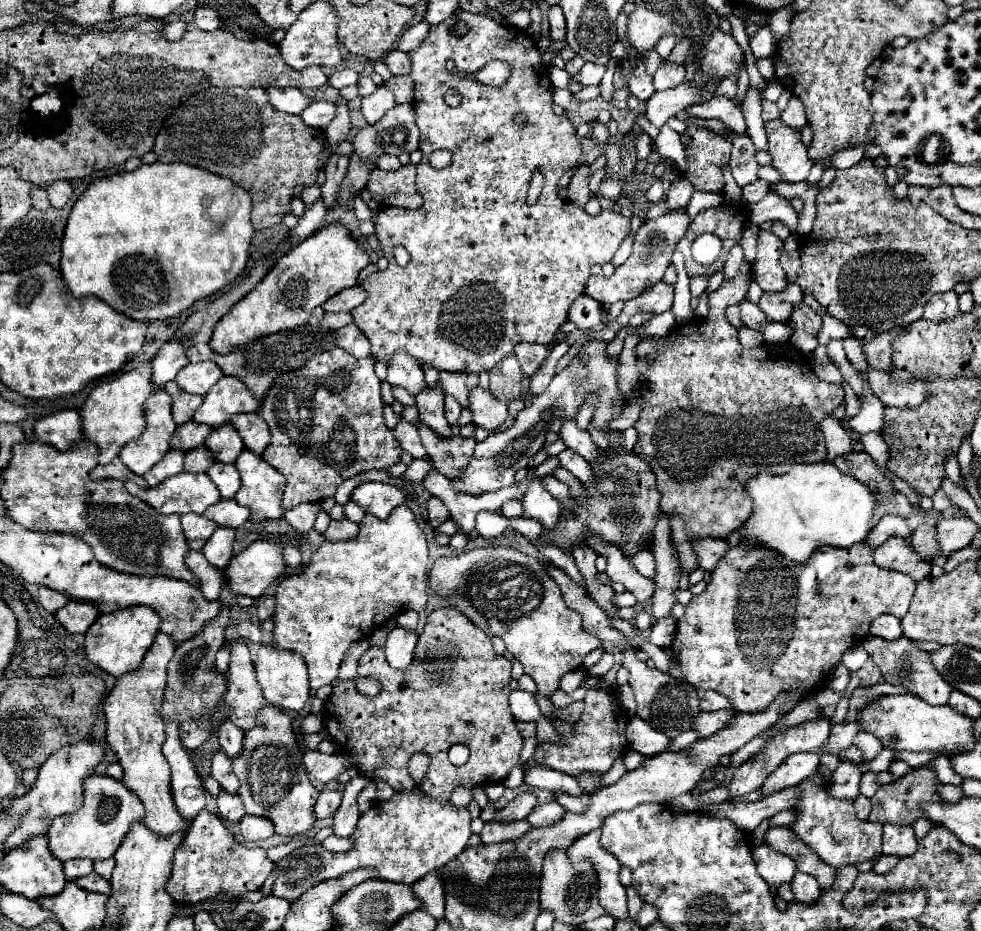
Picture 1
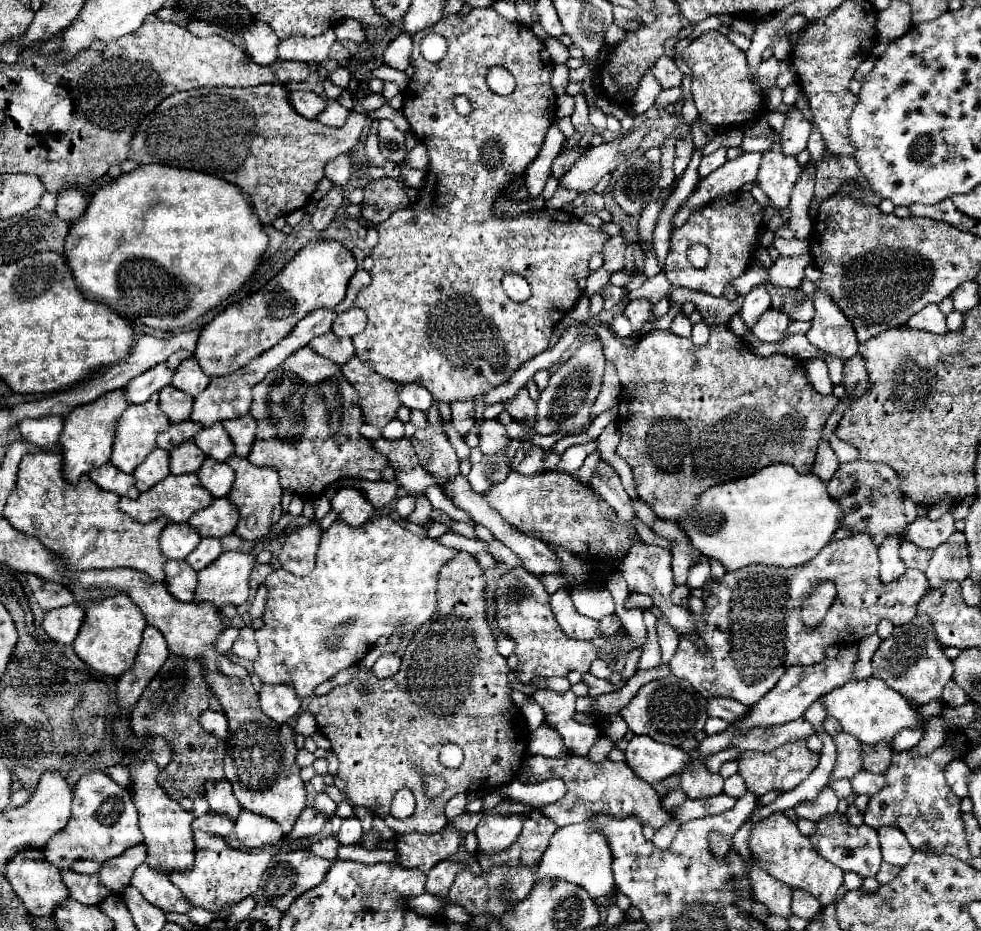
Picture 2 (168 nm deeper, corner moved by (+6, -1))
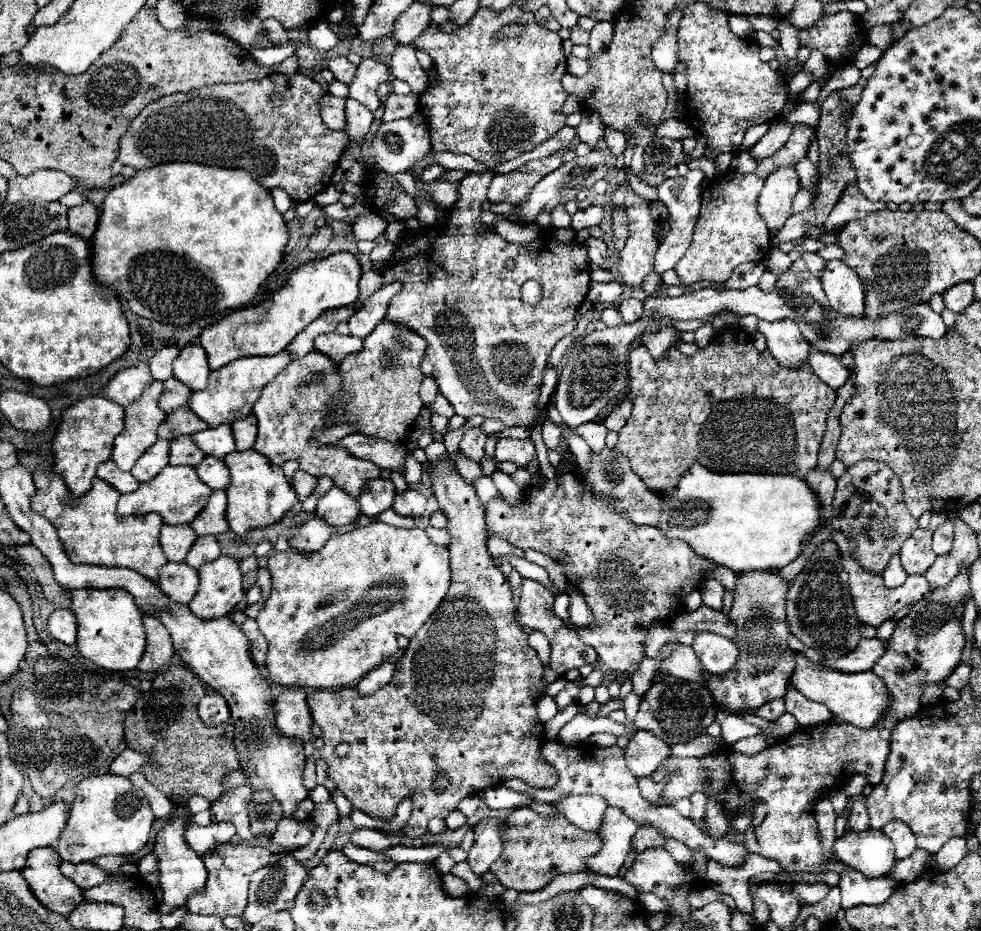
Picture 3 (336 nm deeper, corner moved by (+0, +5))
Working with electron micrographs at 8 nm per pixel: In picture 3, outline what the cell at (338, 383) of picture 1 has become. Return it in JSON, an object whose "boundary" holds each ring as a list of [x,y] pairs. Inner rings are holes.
{"boundary":[[[310,351],[304,357],[294,359],[276,379],[264,385],[260,399],[254,403],[254,415],[258,417],[258,439],[254,449],[276,465],[294,459],[300,463],[300,471],[306,471],[314,477],[328,475],[338,487],[358,497],[364,481],[378,479],[382,469],[372,461],[354,457],[338,445],[314,443],[314,431],[326,427],[328,409],[336,403],[336,397],[342,397],[342,387],[336,393],[330,393],[326,385],[326,375],[336,371],[338,365],[332,359],[324,357],[324,353]]]}

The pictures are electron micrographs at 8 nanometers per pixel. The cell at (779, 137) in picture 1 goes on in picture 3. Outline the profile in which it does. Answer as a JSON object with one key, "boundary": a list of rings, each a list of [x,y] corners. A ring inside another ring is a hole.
{"boundary":[[[794,165],[778,167],[766,177],[764,189],[758,197],[758,213],[764,217],[770,233],[780,229],[792,215],[792,199],[798,189],[800,179]]]}

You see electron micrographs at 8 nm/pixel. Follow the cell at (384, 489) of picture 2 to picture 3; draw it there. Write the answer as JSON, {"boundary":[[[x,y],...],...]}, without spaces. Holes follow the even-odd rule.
{"boundary":[[[372,479],[366,481],[362,487],[362,499],[360,499],[360,511],[368,517],[374,517],[386,509],[392,507],[396,497],[396,489],[392,481],[386,479]]]}

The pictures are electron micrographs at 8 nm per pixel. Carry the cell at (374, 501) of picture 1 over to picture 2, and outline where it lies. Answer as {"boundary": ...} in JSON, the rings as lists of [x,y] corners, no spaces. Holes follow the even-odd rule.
{"boundary":[[[342,487],[330,499],[332,511],[338,513],[338,519],[350,527],[358,527],[366,523],[374,515],[374,507],[366,501],[366,497],[350,487]]]}

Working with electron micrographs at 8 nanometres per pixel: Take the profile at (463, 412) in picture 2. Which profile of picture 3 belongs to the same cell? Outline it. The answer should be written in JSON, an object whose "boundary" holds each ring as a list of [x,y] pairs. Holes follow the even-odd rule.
{"boundary":[[[468,427],[462,435],[460,441],[460,449],[464,451],[464,455],[468,455],[472,461],[480,463],[482,455],[484,455],[484,439],[486,433],[482,431],[482,427]]]}

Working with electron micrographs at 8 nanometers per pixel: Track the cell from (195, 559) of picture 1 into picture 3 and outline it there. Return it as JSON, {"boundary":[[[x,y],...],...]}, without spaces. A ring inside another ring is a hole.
{"boundary":[[[168,561],[164,569],[160,569],[160,589],[176,603],[188,605],[198,589],[198,573],[190,565]]]}

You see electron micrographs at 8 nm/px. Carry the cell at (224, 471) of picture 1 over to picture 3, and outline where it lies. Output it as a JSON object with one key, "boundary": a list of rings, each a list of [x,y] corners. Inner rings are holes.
{"boundary":[[[208,455],[208,457],[196,467],[196,473],[198,473],[198,477],[200,477],[210,489],[214,489],[214,491],[218,491],[218,489],[226,491],[228,485],[230,485],[230,471],[228,471],[226,463],[224,463],[222,459],[218,459],[218,457]]]}

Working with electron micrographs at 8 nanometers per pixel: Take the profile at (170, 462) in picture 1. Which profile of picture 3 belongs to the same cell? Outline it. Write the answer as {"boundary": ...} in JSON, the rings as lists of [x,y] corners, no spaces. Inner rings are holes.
{"boundary":[[[158,439],[150,449],[146,449],[146,453],[136,461],[136,465],[132,467],[132,475],[136,475],[136,479],[140,483],[154,479],[166,465],[168,465],[168,449],[170,443]]]}

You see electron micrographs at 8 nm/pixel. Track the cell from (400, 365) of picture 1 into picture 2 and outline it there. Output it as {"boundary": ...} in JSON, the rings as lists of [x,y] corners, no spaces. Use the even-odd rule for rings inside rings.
{"boundary":[[[402,385],[398,397],[402,405],[410,409],[418,409],[422,413],[428,413],[428,409],[434,403],[434,397],[430,395],[430,391],[426,391],[426,387],[420,387],[420,385]]]}

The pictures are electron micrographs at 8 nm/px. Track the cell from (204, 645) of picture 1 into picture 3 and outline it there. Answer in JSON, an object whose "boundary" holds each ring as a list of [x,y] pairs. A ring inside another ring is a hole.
{"boundary":[[[170,665],[152,681],[152,689],[140,695],[124,723],[126,745],[150,757],[142,773],[172,803],[188,803],[192,795],[216,801],[224,791],[226,777],[240,767],[232,743],[234,729],[210,729],[200,721],[196,705],[204,695],[204,683],[188,667]]]}

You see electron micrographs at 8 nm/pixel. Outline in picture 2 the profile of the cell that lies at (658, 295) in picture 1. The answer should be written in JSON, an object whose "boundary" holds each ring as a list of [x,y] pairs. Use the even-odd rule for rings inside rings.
{"boundary":[[[636,299],[636,301],[630,301],[626,307],[624,307],[624,315],[628,317],[628,321],[632,323],[632,329],[638,331],[648,319],[650,319],[650,309],[652,309],[652,303],[648,299]]]}

